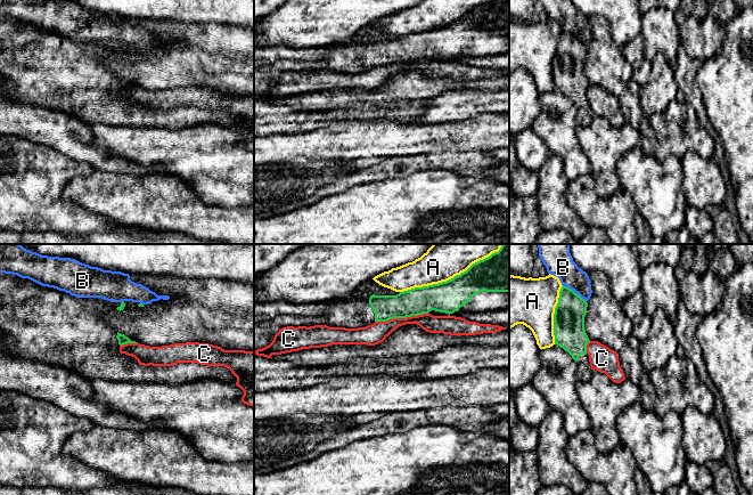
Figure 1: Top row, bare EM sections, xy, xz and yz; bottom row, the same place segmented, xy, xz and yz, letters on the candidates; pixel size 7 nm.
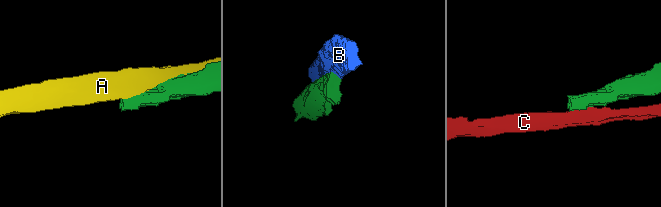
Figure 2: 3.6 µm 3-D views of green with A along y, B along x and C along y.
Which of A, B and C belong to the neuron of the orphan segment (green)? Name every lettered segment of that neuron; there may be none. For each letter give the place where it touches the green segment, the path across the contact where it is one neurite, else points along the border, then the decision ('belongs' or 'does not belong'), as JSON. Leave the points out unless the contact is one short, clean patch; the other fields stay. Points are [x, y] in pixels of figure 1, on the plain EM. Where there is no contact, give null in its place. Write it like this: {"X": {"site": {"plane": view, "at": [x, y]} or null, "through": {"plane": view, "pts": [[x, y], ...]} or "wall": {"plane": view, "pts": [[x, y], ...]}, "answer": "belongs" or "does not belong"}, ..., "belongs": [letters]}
{"A": {"site": {"plane": "xz", "at": [444, 26]}, "answer": "does not belong"}, "B": {"site": {"plane": "yz", "at": [573, 35]}, "answer": "does not belong"}, "C": {"site": {"plane": "xz", "at": [401, 62]}, "wall": {"plane": "xz", "pts": [[427, 57], [375, 66]]}, "answer": "does not belong"}, "belongs": []}

